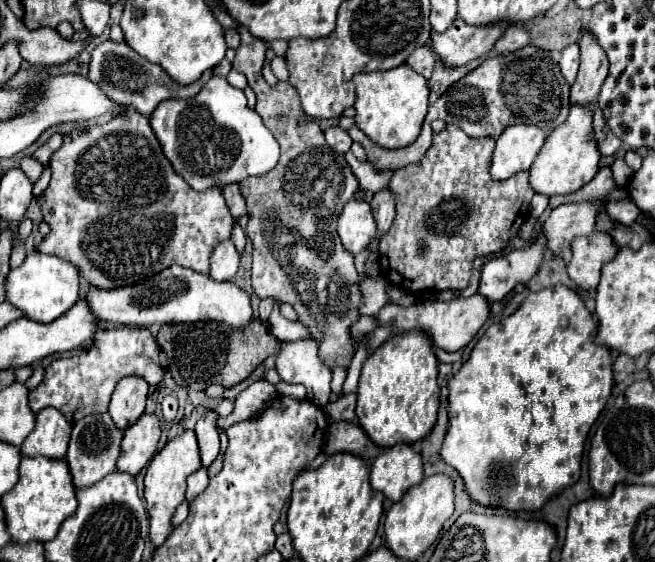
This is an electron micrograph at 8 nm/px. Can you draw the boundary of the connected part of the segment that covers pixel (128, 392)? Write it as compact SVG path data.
M128 376L118 382L108 410L116 428L126 430L144 414L146 394L148 394L148 384L136 376Z

